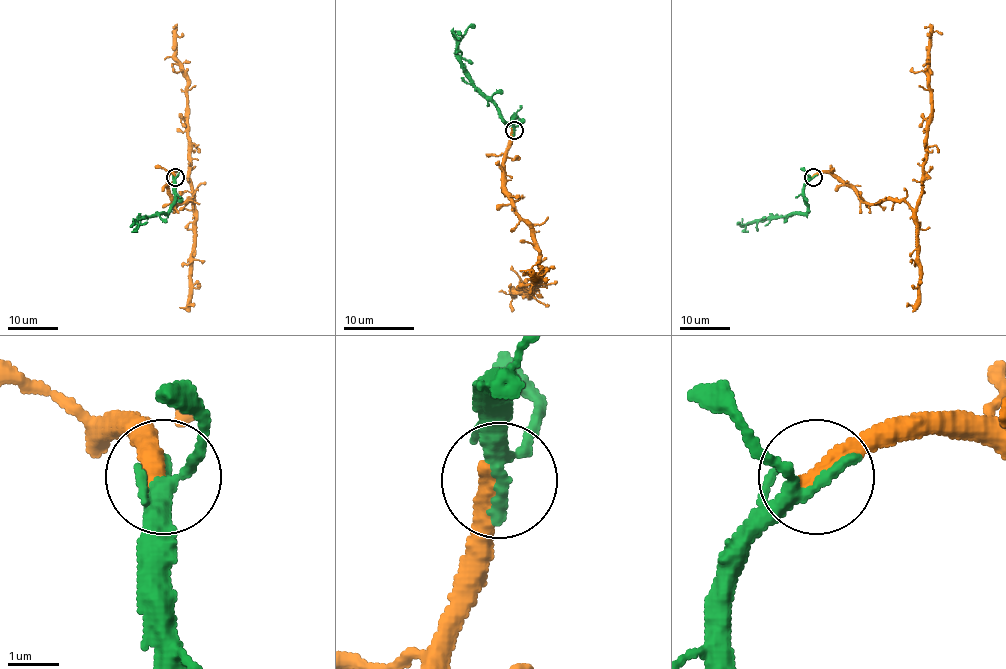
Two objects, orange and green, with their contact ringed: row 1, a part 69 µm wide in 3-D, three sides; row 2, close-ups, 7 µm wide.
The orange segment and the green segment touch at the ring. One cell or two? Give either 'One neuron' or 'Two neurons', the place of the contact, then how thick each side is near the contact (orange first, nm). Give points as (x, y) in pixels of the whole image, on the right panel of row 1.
One neuron. Place: (813, 177). Thickness 420 nm (orange) against 280 nm

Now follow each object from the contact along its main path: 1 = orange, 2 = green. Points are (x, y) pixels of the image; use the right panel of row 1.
1: (812, 176), (832, 173), (867, 203), (905, 200), (915, 208), (930, 114), (929, 36), (943, 33)
2: (812, 176), (803, 190), (803, 201), (807, 206), (805, 213), (790, 213), (741, 224), (738, 221)

